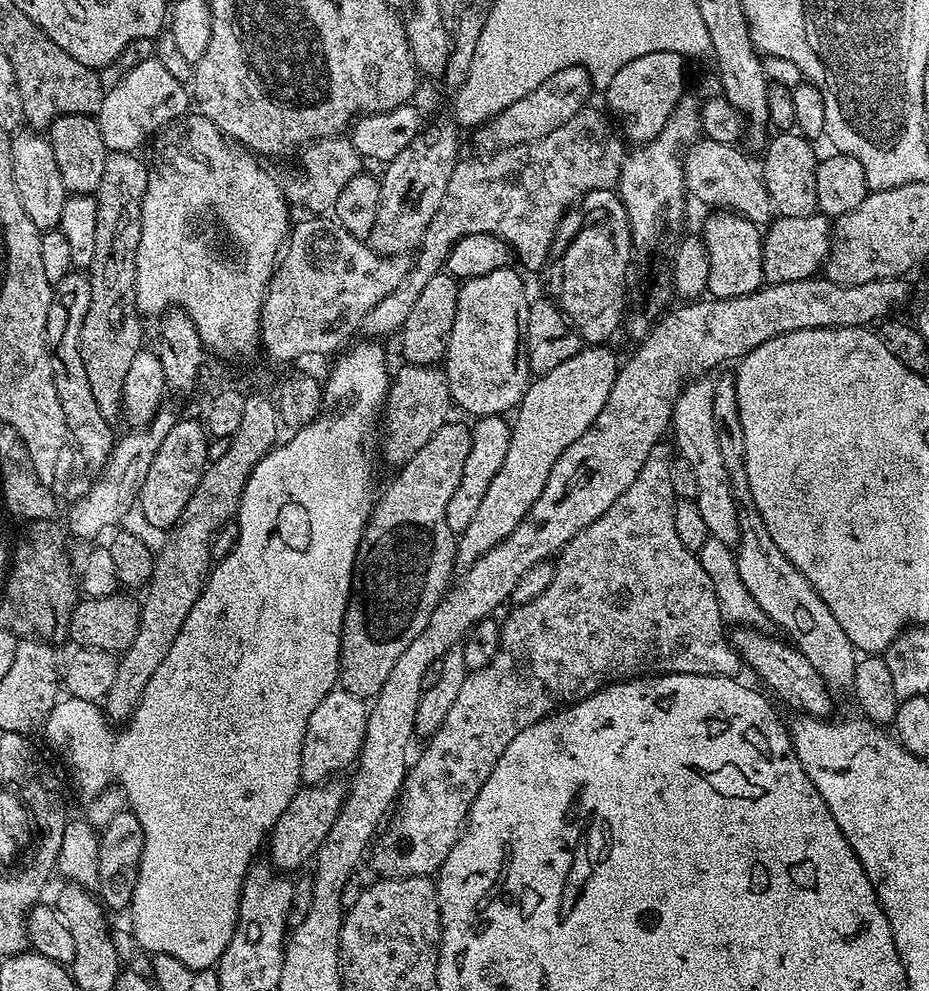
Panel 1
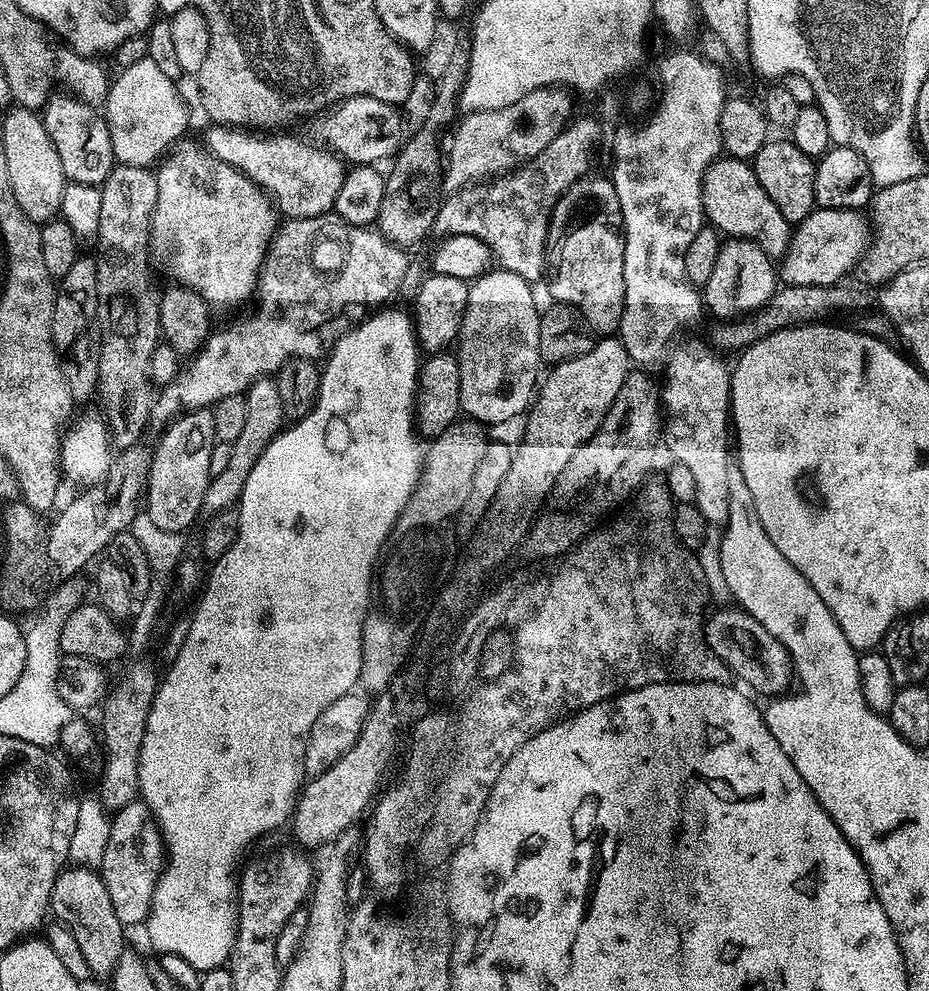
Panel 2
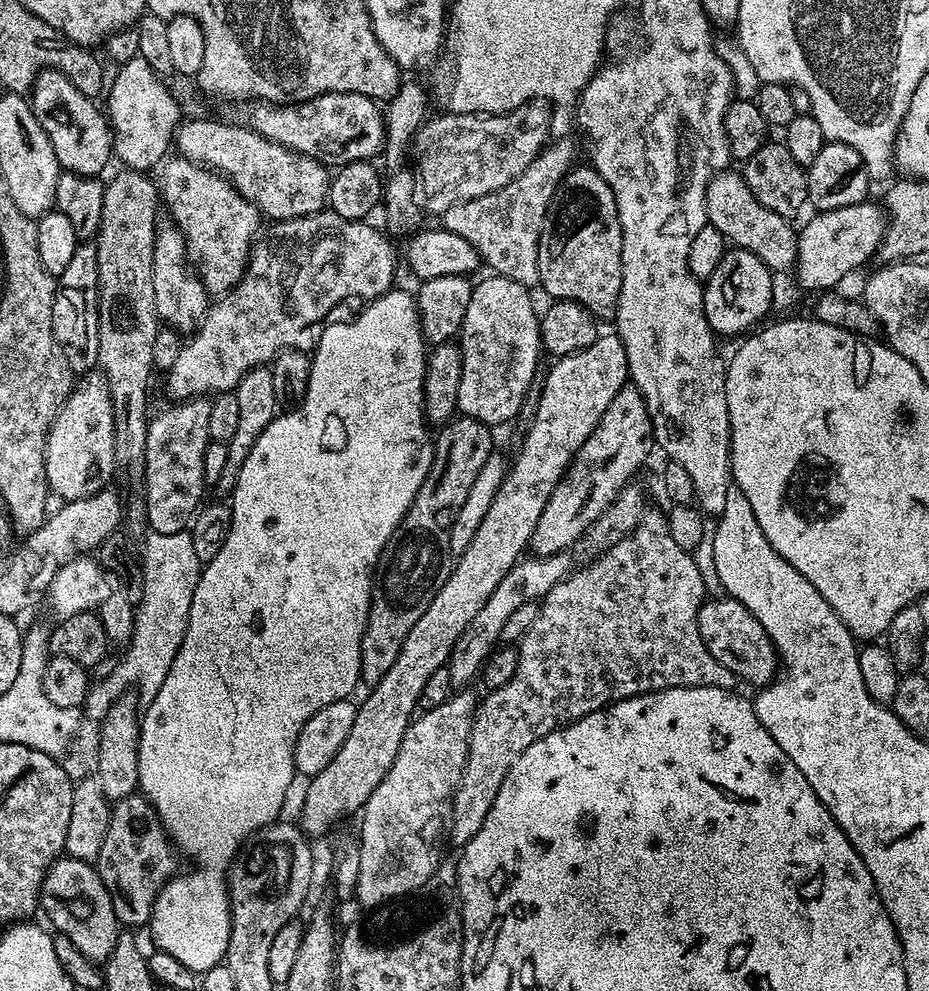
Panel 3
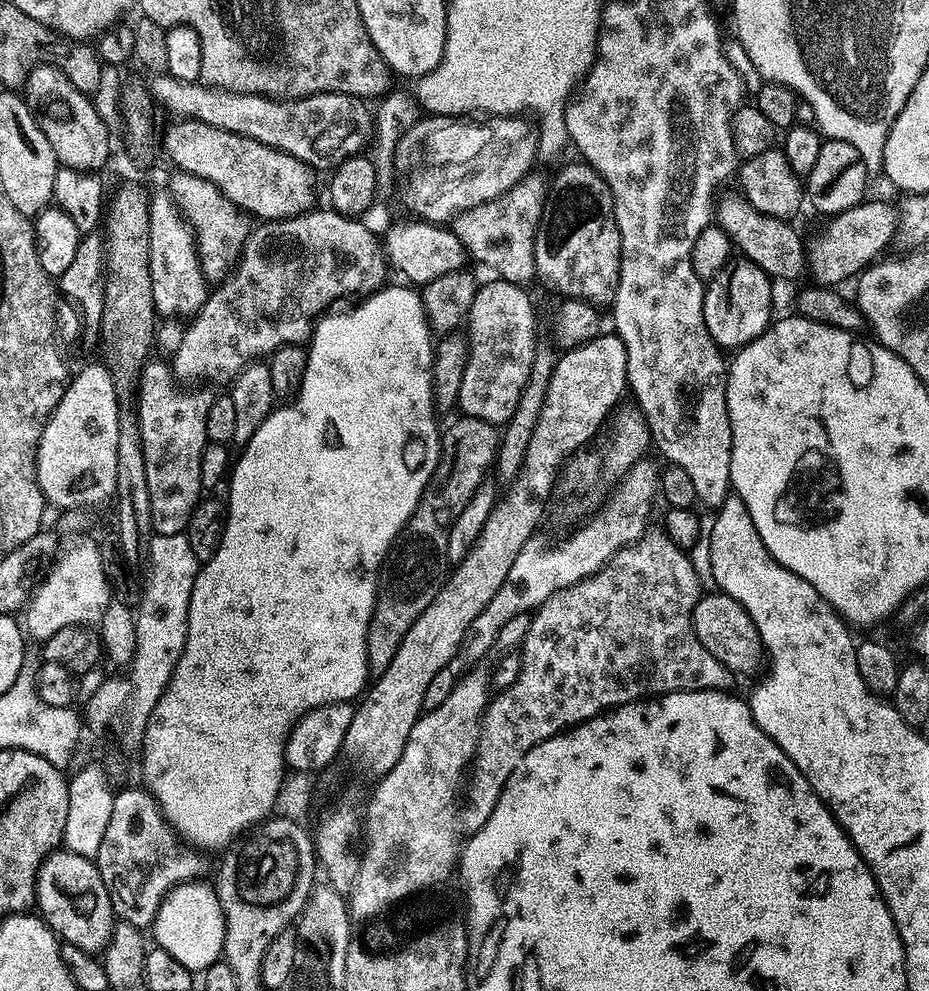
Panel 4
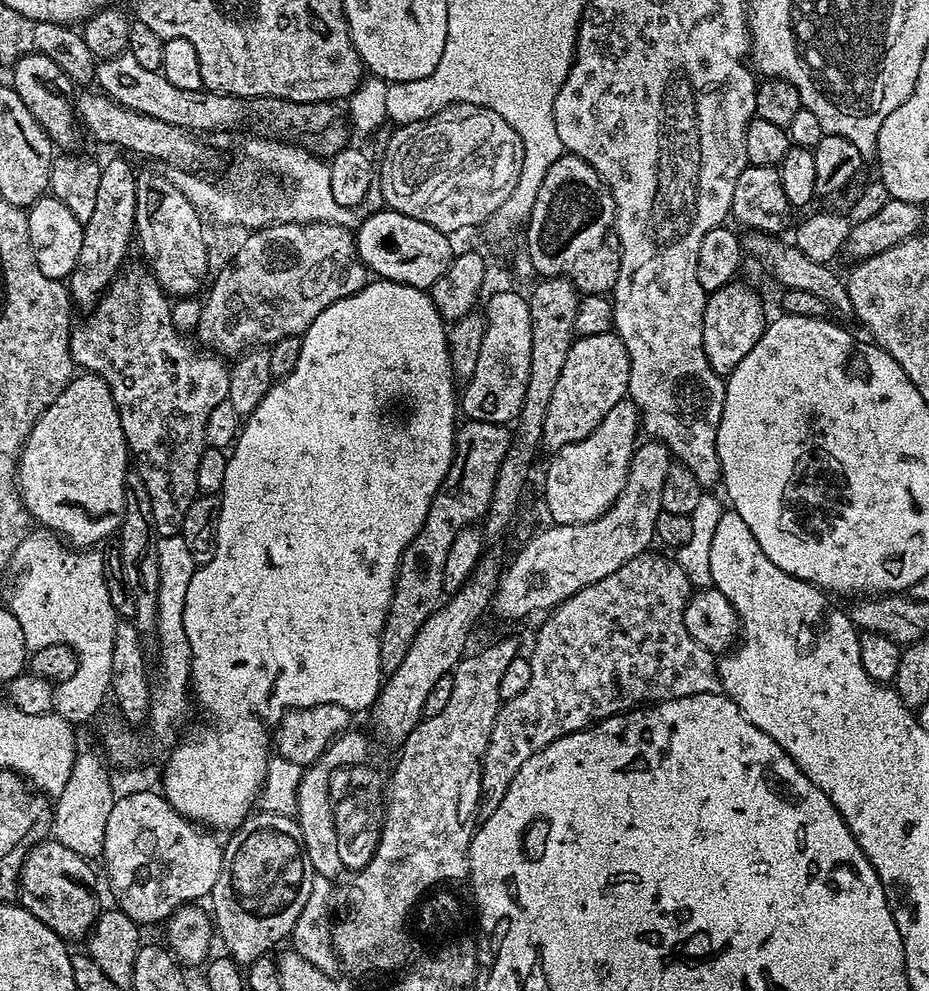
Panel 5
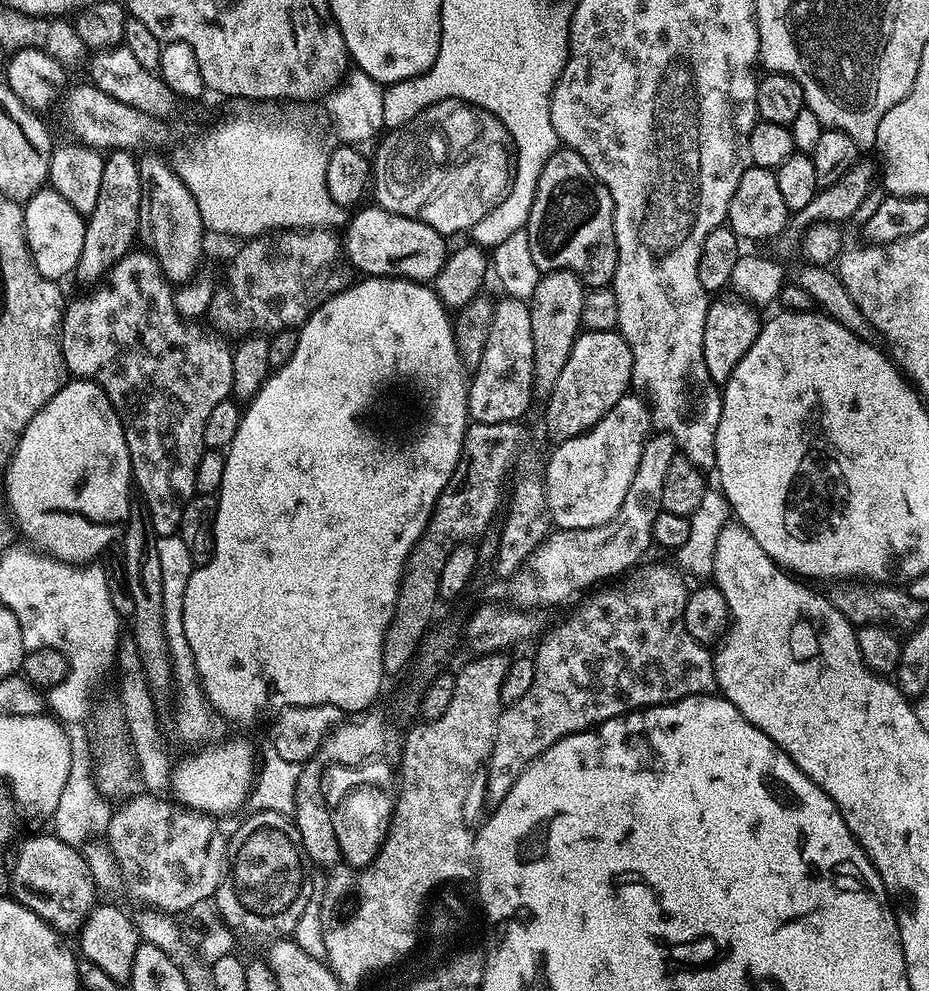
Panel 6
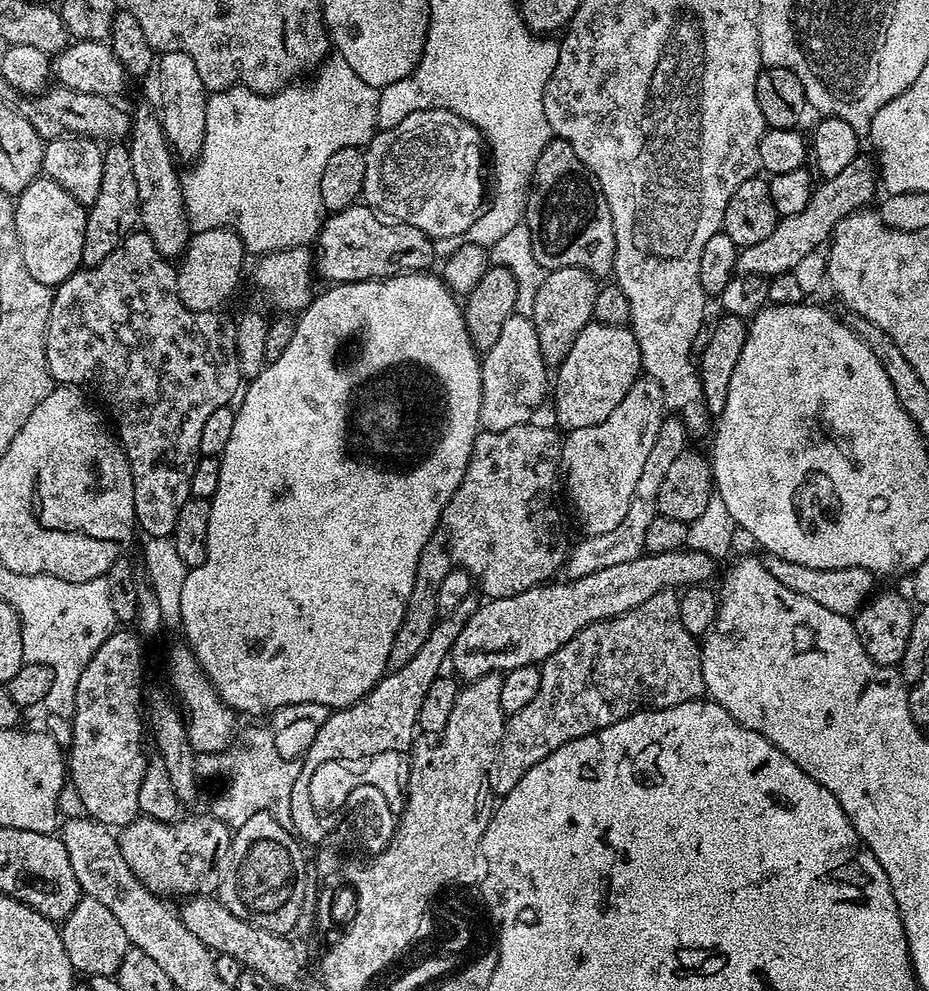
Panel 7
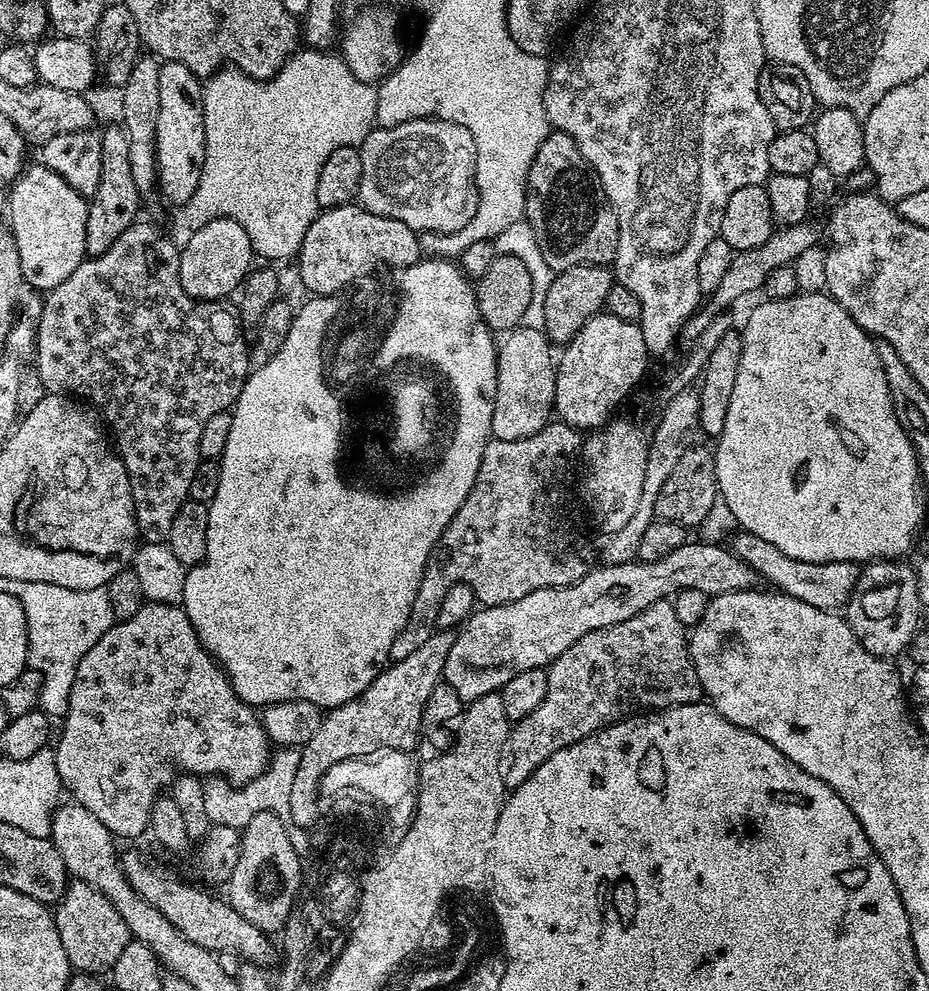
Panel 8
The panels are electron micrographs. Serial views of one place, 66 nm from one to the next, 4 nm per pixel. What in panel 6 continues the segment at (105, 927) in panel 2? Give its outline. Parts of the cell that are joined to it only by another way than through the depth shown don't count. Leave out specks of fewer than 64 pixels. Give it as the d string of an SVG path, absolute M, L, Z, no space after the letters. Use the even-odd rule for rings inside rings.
M55 834L48 836L28 836L16 848L16 857L12 860L12 892L11 899L26 906L34 914L38 914L46 923L61 934L75 933L84 922L84 917L92 911L97 903L98 889L88 876L81 853L73 845L67 844Z

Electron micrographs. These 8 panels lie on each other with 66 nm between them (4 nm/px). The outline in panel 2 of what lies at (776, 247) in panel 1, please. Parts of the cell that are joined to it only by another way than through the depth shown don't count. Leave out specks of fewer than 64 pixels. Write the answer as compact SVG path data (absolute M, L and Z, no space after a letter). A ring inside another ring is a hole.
M813 208L805 220L795 225L788 246L778 260L778 280L784 286L830 286L840 284L848 270L861 260L868 240L868 228L859 211L850 208Z

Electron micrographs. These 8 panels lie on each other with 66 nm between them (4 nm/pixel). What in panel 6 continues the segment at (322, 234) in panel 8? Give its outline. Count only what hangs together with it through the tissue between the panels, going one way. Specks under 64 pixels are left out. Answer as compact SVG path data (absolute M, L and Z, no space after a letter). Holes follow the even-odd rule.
M379 206L371 207L361 207L361 212L357 216L353 215L343 229L342 252L347 263L352 263L358 271L364 272L360 274L368 278L435 281L438 270L442 270L448 257L449 241L421 220L399 216Z

